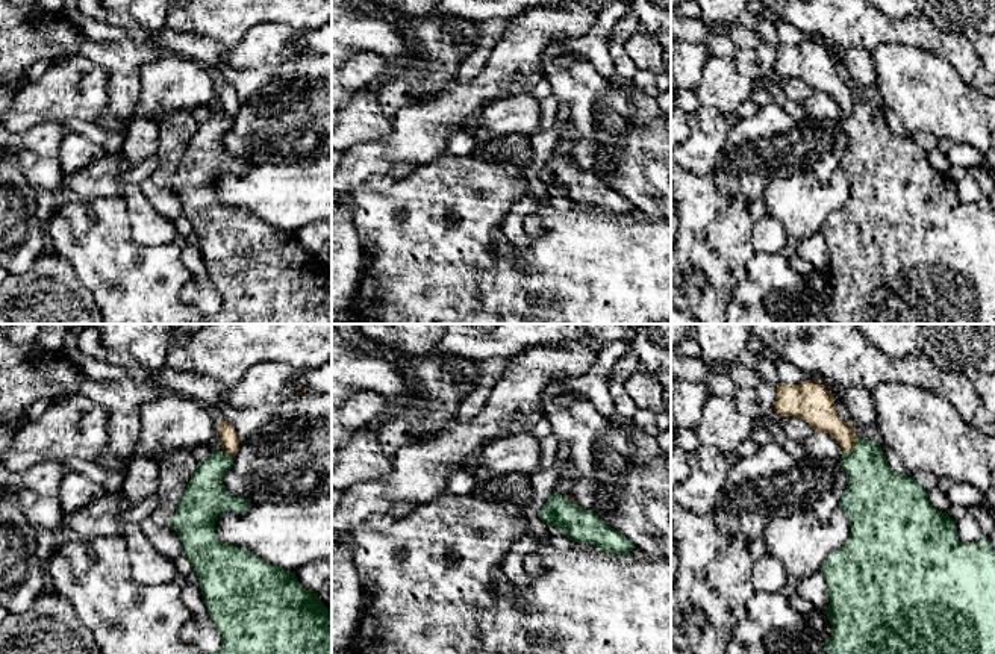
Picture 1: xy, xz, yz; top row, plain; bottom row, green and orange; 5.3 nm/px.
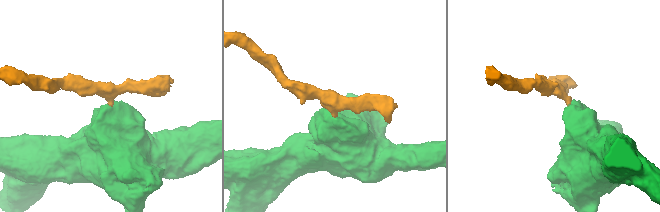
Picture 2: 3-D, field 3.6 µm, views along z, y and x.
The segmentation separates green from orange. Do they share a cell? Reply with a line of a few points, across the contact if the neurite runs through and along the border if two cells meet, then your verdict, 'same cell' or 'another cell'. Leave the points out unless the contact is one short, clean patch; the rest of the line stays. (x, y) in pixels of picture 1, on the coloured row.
yz (857, 439), (842, 454) | another cell

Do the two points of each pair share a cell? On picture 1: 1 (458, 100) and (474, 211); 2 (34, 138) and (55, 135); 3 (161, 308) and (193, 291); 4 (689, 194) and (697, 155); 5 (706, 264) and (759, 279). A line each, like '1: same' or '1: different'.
1: different
2: same
3: different
4: different
5: different

